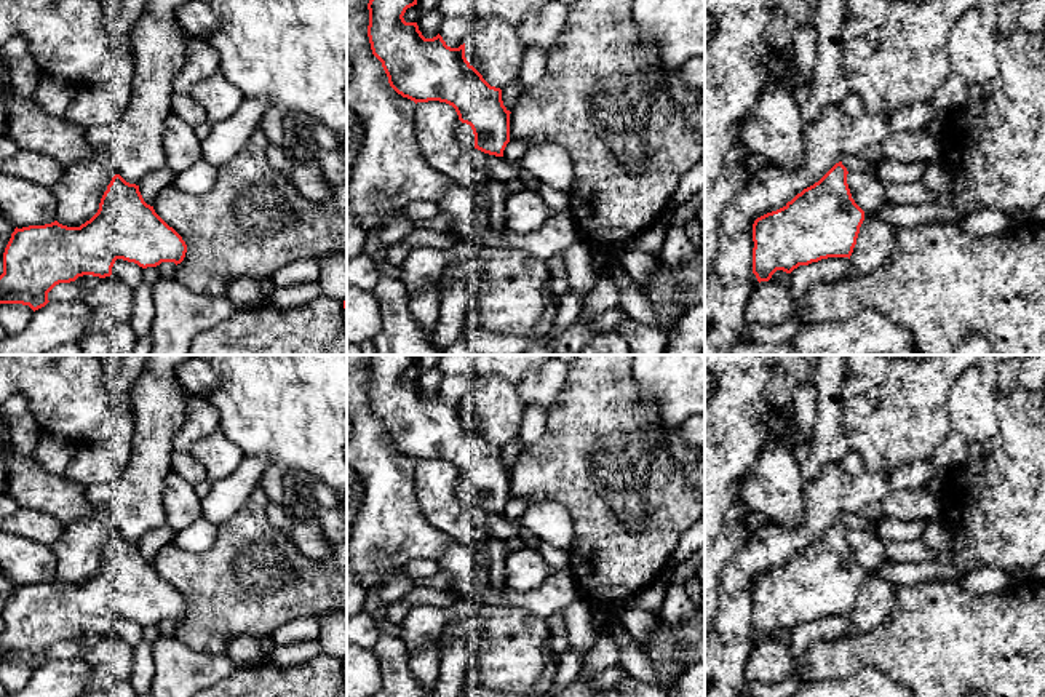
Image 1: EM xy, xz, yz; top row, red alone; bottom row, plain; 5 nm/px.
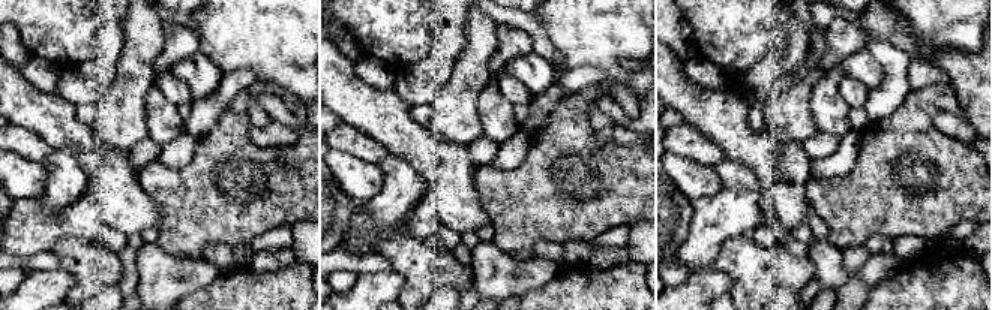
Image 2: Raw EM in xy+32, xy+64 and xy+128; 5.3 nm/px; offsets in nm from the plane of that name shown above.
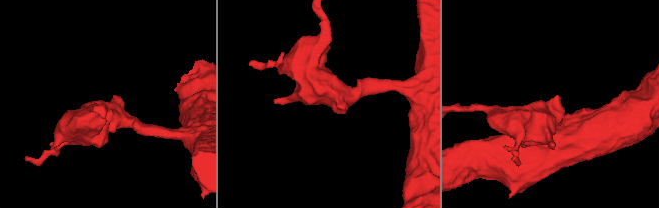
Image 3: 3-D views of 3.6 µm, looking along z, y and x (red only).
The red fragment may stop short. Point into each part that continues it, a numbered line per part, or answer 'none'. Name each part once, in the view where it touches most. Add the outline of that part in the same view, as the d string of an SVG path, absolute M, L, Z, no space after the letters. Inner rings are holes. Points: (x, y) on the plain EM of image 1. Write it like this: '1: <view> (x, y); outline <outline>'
1: xz (465, 494); outline M460 480L457 497L463 510L471 512L475 508L475 492L470 483Z

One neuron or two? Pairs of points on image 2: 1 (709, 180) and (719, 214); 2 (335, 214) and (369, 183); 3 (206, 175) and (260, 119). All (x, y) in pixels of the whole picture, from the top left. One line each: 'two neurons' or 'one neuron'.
1: two neurons
2: two neurons
3: two neurons

